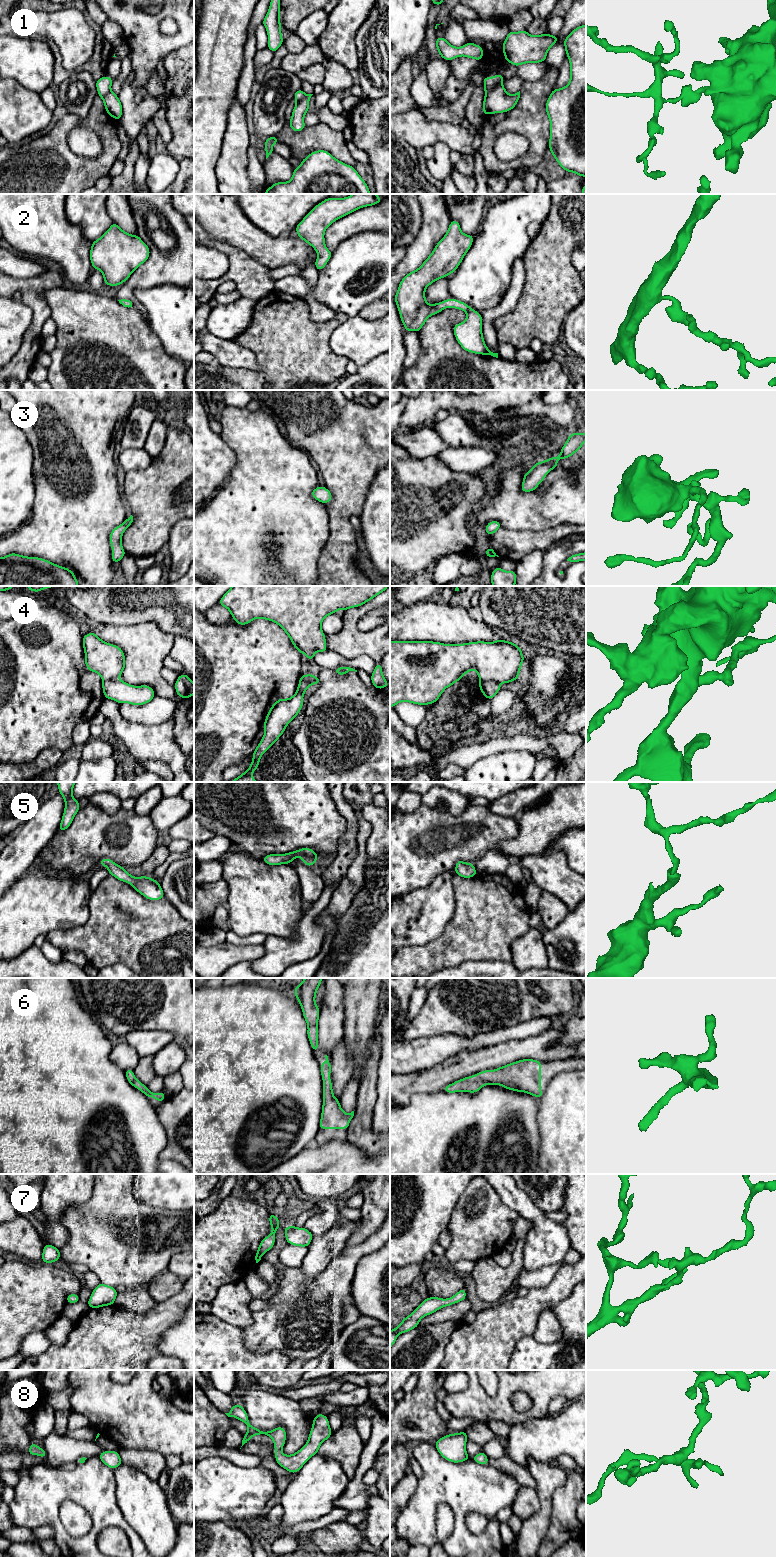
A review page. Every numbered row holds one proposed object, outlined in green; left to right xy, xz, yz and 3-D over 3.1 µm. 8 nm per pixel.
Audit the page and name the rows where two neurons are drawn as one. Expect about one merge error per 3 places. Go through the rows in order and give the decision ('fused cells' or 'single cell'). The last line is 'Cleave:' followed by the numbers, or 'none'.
1: fused cells
2: single cell
3: single cell
4: fused cells
5: single cell
6: single cell
7: single cell
8: single cell
Cleave: 1, 4

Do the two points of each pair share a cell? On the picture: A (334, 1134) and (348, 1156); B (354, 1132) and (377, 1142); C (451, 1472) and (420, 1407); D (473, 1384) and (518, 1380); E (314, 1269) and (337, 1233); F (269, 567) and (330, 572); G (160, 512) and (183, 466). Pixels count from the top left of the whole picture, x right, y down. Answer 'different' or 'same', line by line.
A: different
B: same
C: different
D: same
E: same
F: different
G: same

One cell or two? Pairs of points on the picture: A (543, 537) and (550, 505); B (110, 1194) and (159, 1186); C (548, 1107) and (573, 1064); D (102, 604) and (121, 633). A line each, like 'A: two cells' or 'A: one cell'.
A: two cells
B: two cells
C: two cells
D: two cells

